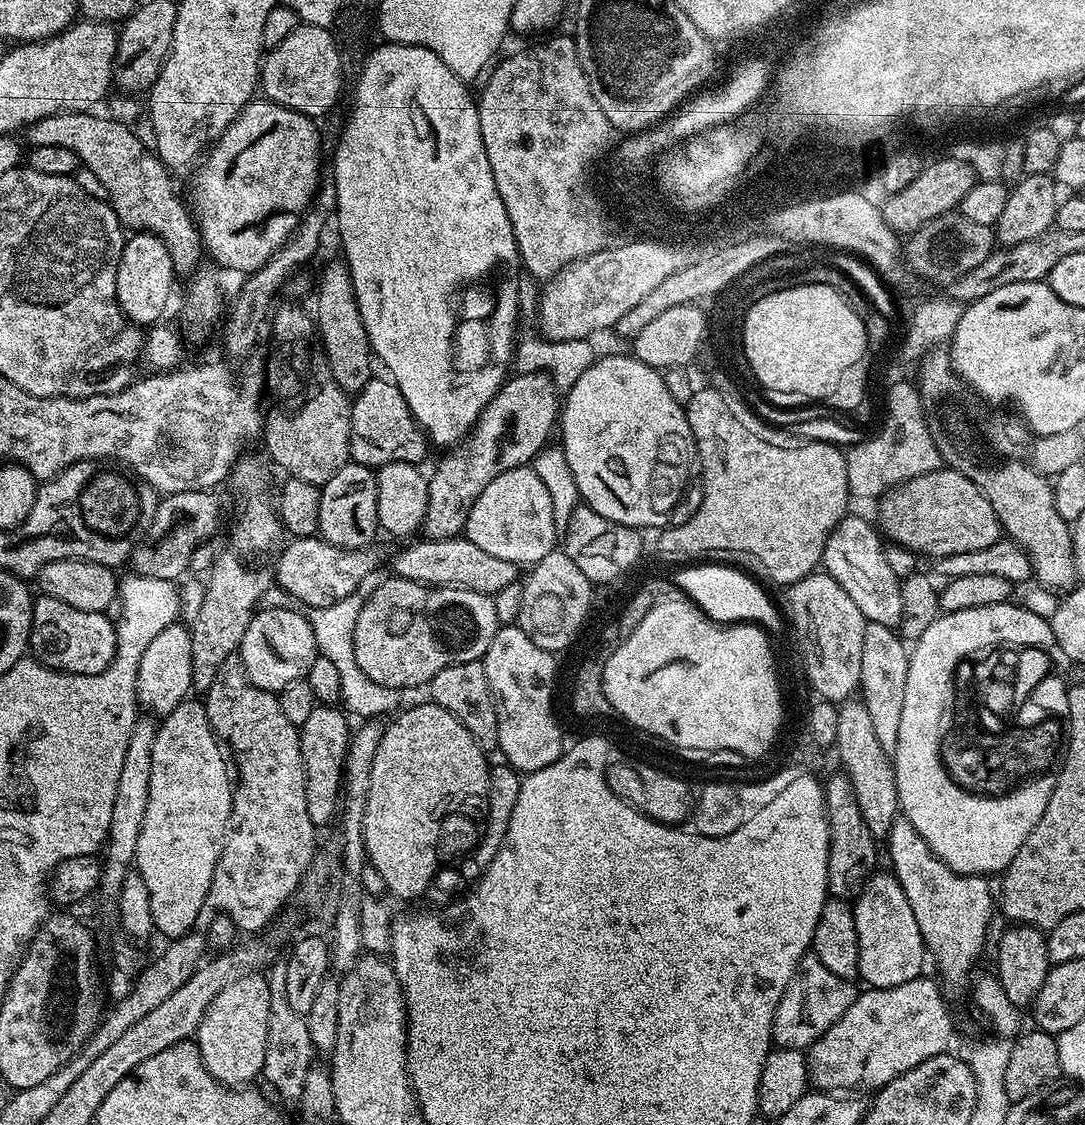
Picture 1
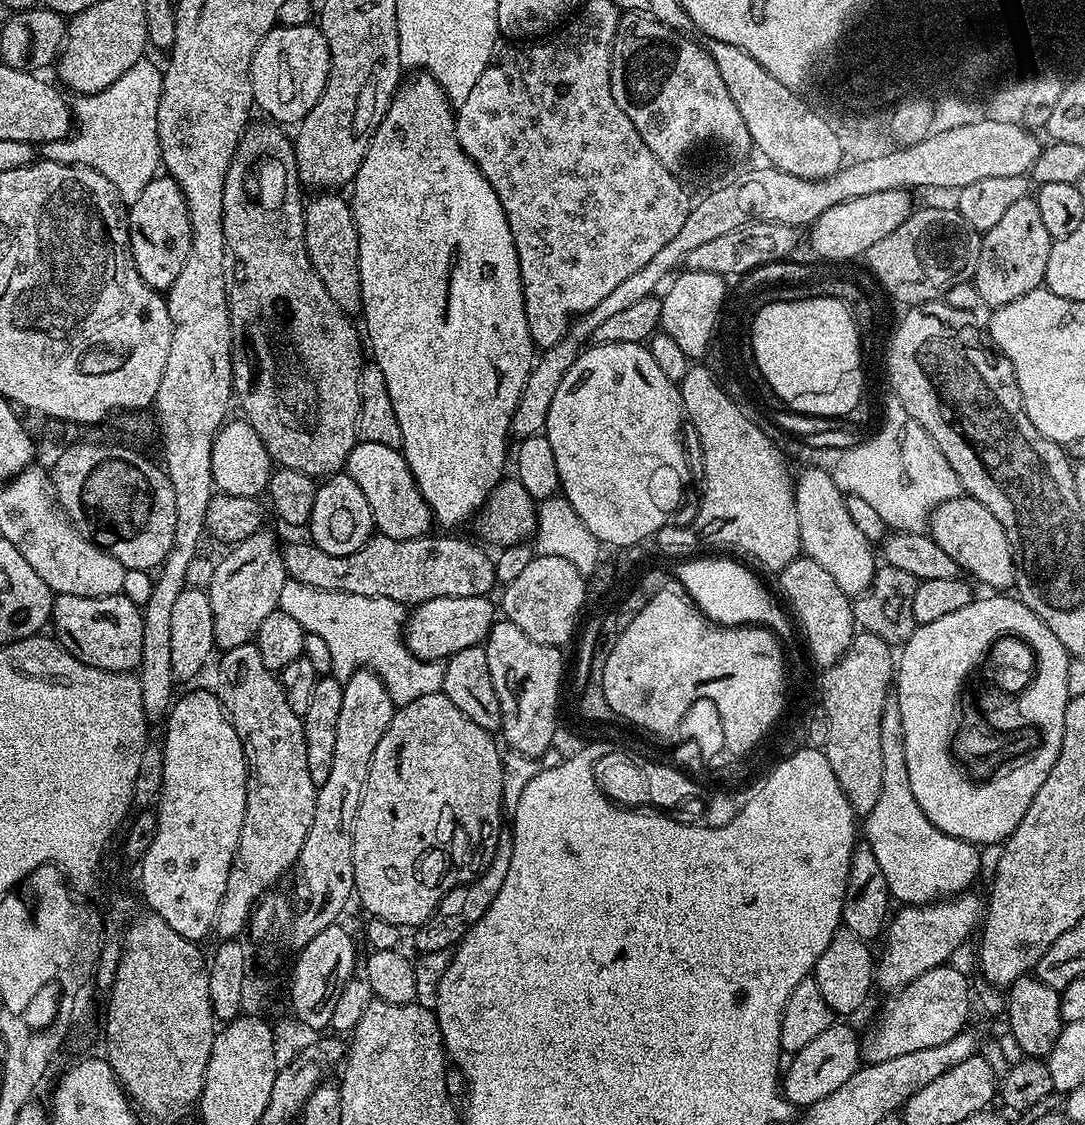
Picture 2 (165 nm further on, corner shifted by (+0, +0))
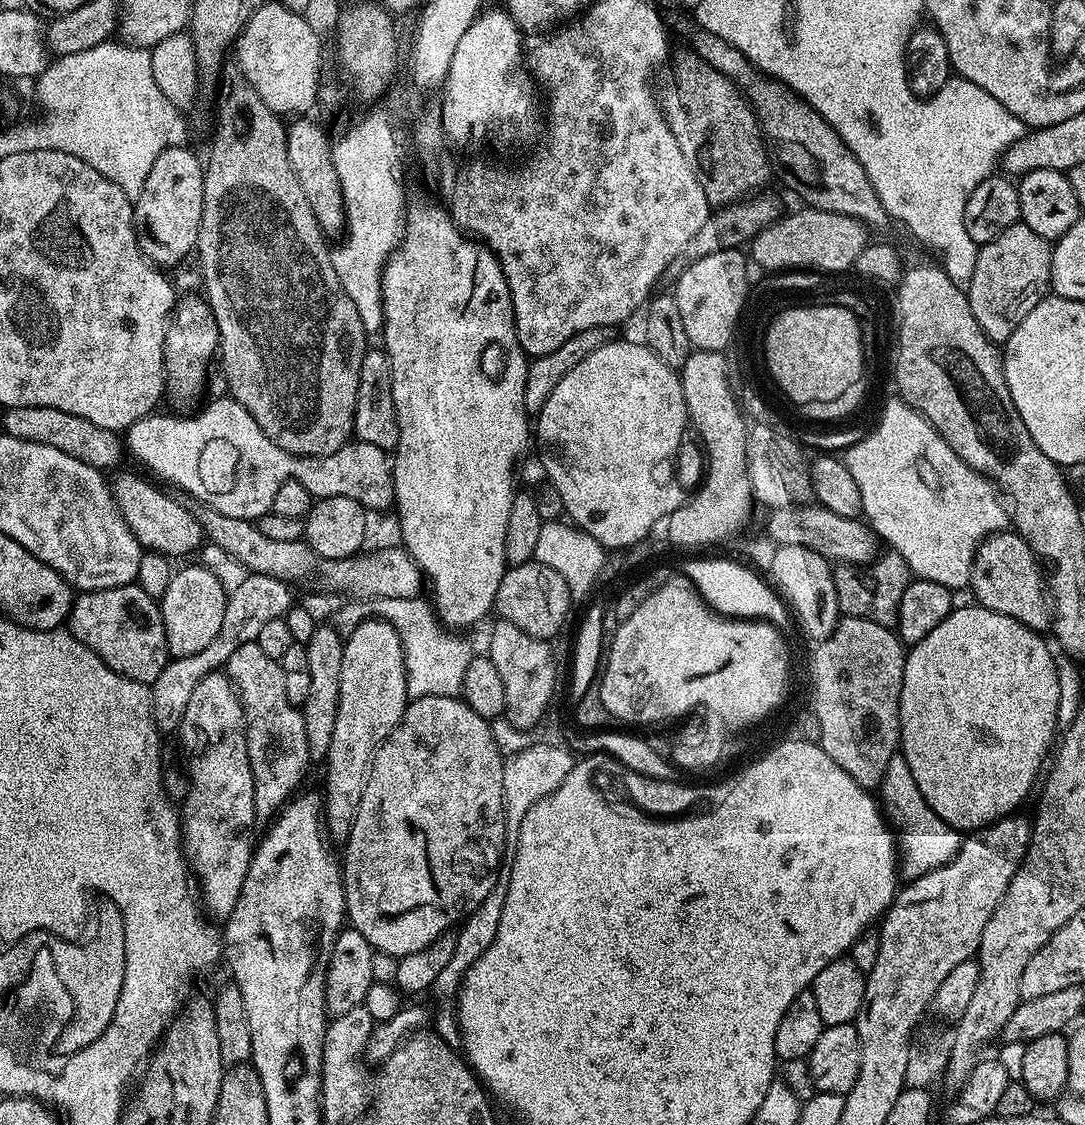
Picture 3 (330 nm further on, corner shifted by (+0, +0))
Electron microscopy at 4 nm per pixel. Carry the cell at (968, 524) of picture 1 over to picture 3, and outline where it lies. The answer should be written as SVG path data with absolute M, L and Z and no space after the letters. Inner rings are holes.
M1015 530L996 532L980 543L972 563L970 592L976 595L979 607L1006 614L1028 628L1044 630L1052 623L1054 613L1040 561Z

